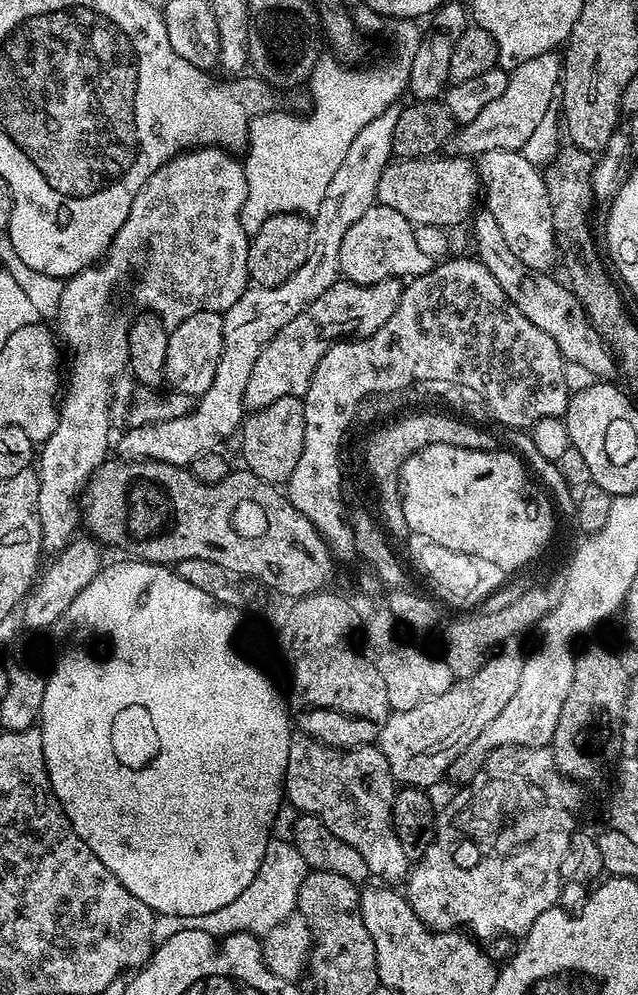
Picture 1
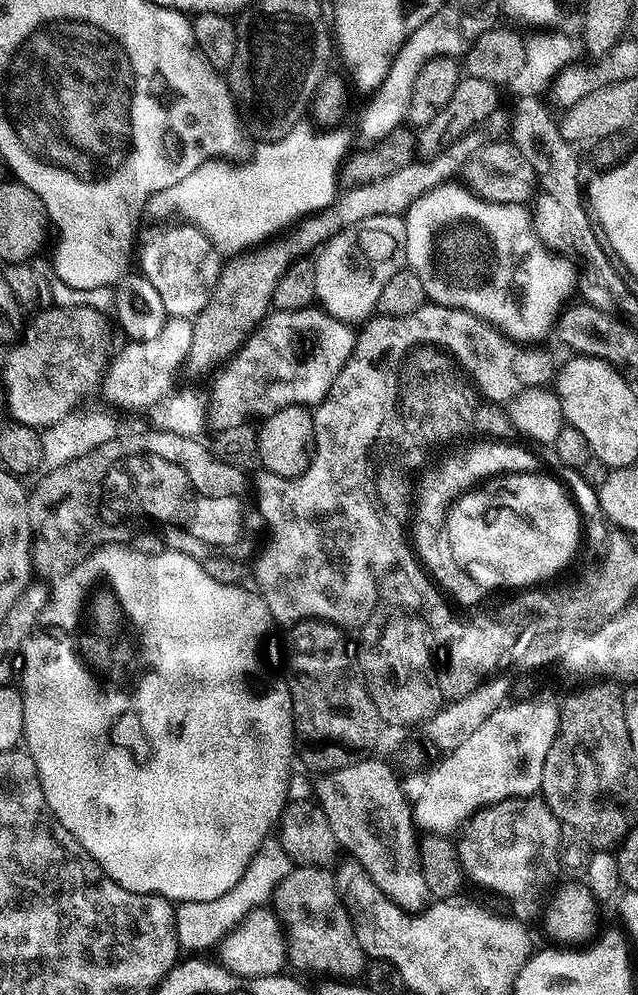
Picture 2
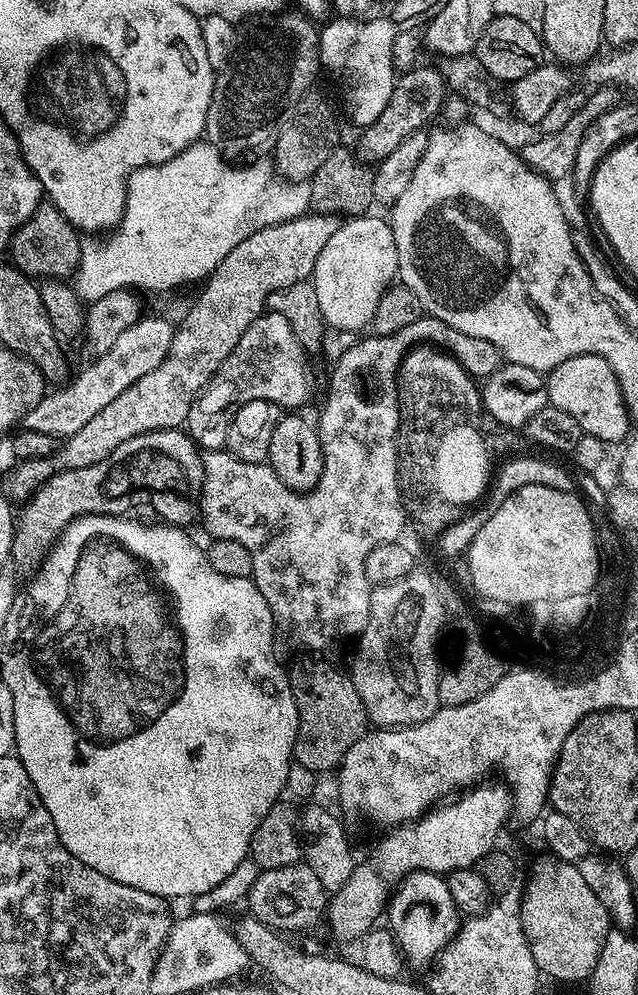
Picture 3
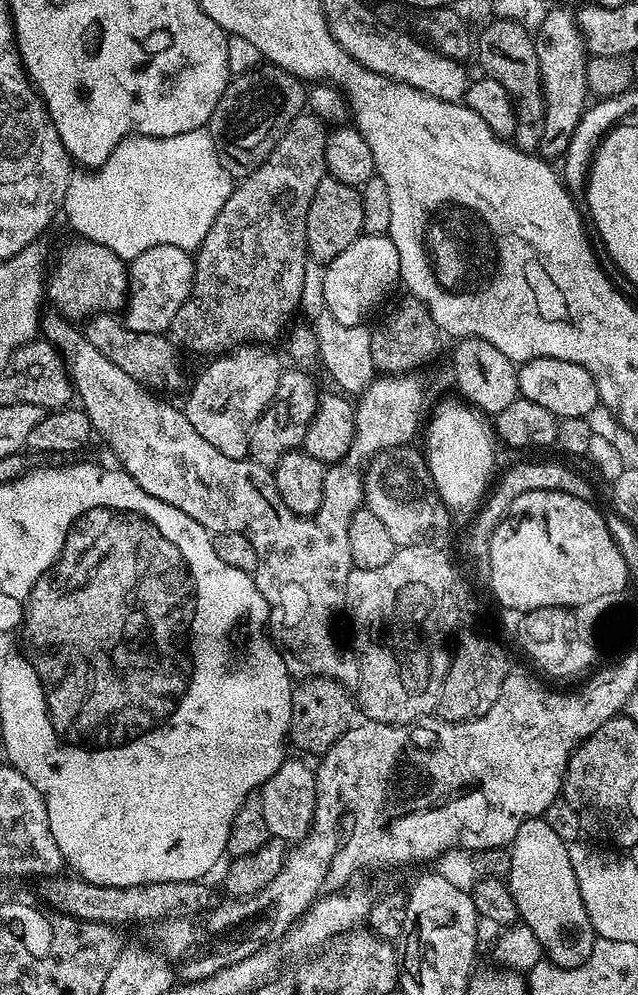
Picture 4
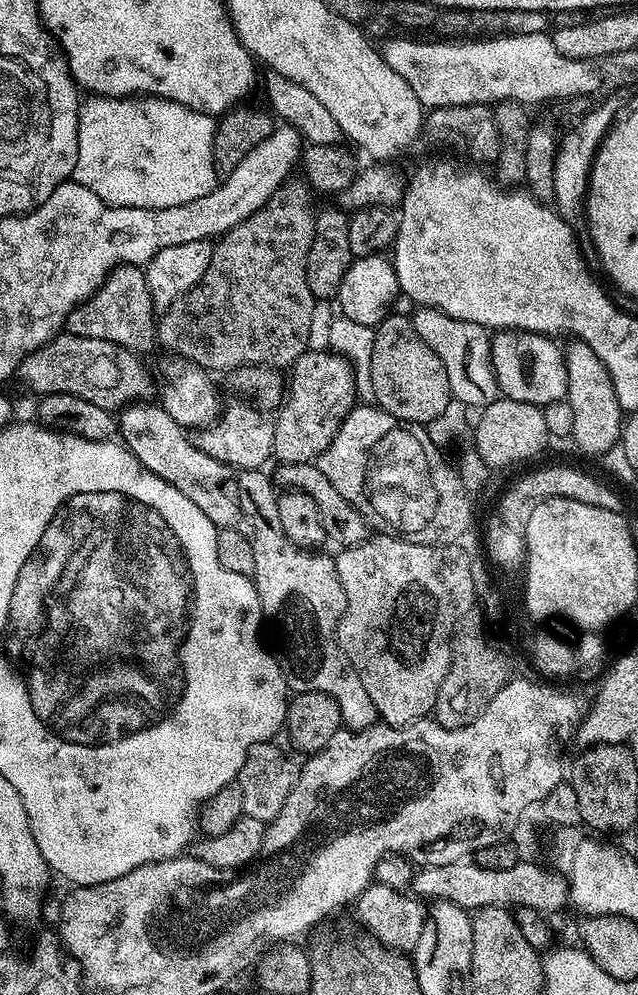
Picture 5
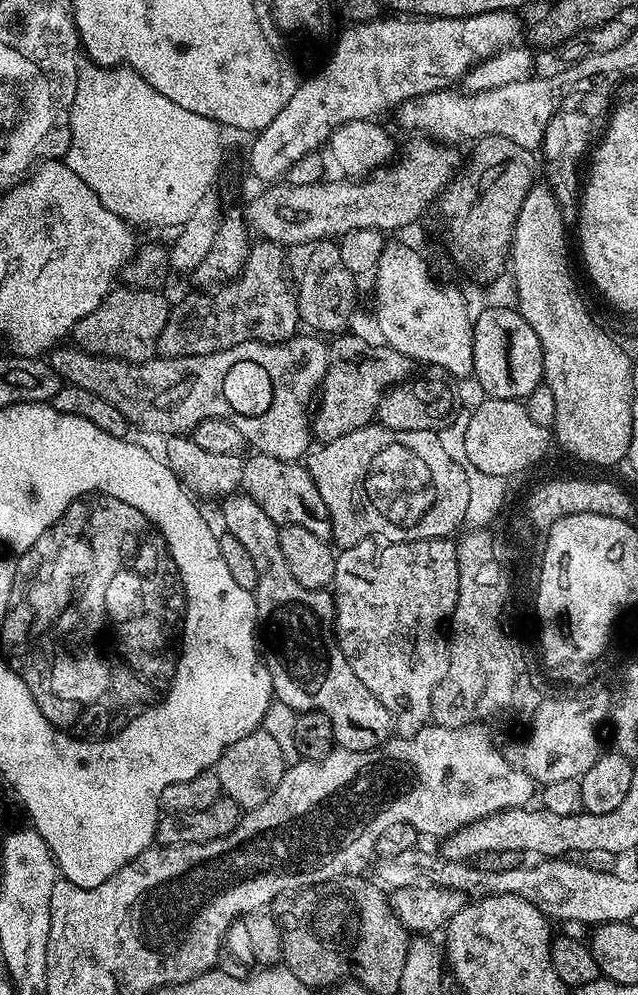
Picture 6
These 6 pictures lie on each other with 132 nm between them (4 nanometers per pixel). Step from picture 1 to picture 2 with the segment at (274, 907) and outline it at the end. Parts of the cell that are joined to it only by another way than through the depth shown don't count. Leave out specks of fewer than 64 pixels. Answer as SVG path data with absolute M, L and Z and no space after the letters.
M270 838L265 841L264 847L256 852L247 866L246 872L230 890L219 895L218 898L206 902L181 901L177 903L175 905L175 932L181 947L188 948L203 936L223 937L238 926L249 913L265 907L271 901L272 895L281 881L291 875L293 867L293 861L282 850L280 844Z

